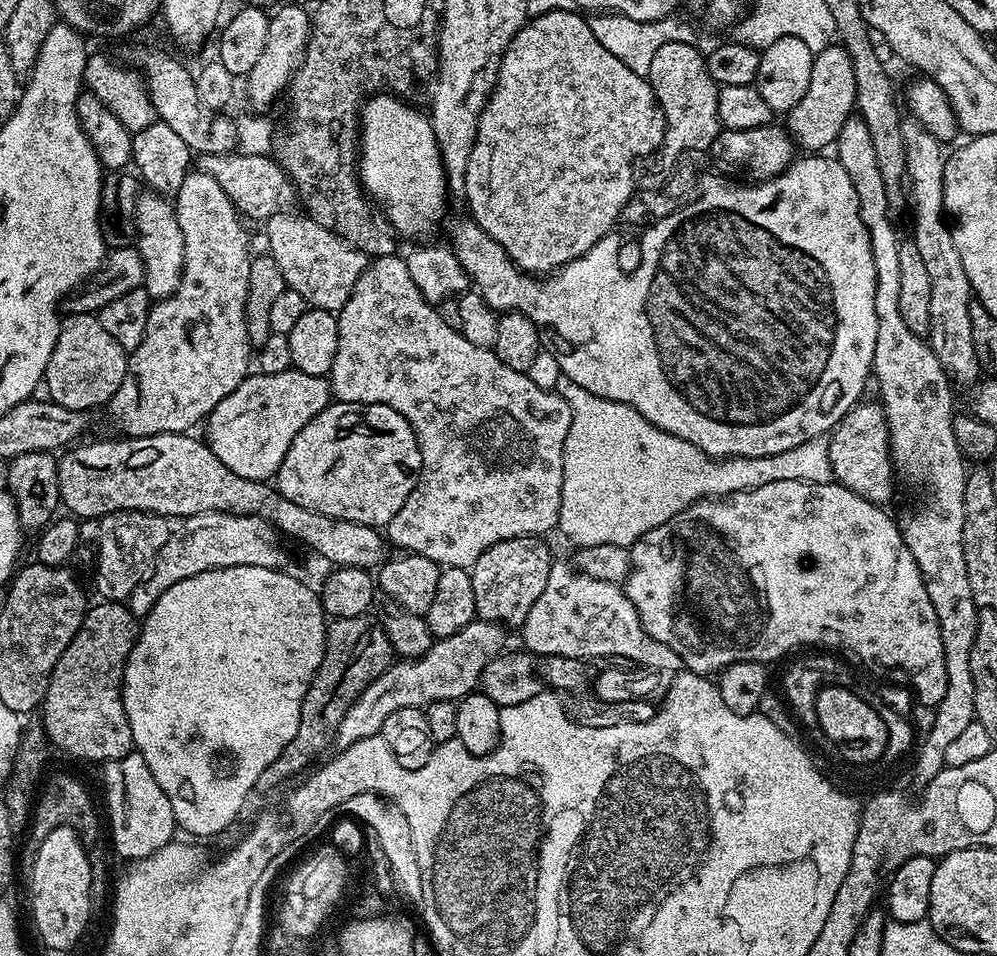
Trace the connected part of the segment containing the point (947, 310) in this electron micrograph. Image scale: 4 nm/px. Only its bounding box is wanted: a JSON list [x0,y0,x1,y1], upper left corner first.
[900,118,981,385]

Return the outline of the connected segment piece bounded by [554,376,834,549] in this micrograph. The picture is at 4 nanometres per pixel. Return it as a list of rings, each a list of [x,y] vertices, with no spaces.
[[[560,376],[557,381],[557,384],[554,384],[555,391],[559,392],[560,397],[570,406],[572,415],[564,447],[558,532],[576,548],[622,546],[631,549],[632,545],[642,538],[642,534],[654,530],[654,526],[662,526],[662,522],[674,518],[674,514],[686,510],[698,500],[733,496],[735,492],[749,492],[751,488],[766,486],[766,482],[809,480],[819,484],[833,483],[827,439],[817,438],[802,442],[802,446],[794,446],[794,450],[782,450],[782,454],[770,454],[762,458],[713,458],[698,450],[698,446],[654,426],[649,420],[642,418],[638,410],[622,402],[590,394],[590,390],[582,390],[578,382],[570,382],[570,378],[565,376]]]

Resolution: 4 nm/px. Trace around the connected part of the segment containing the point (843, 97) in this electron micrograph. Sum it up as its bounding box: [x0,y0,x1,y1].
[786,42,856,154]

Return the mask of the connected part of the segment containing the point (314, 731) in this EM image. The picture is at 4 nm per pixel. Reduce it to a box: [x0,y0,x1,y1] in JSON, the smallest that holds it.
[255,615,393,792]

